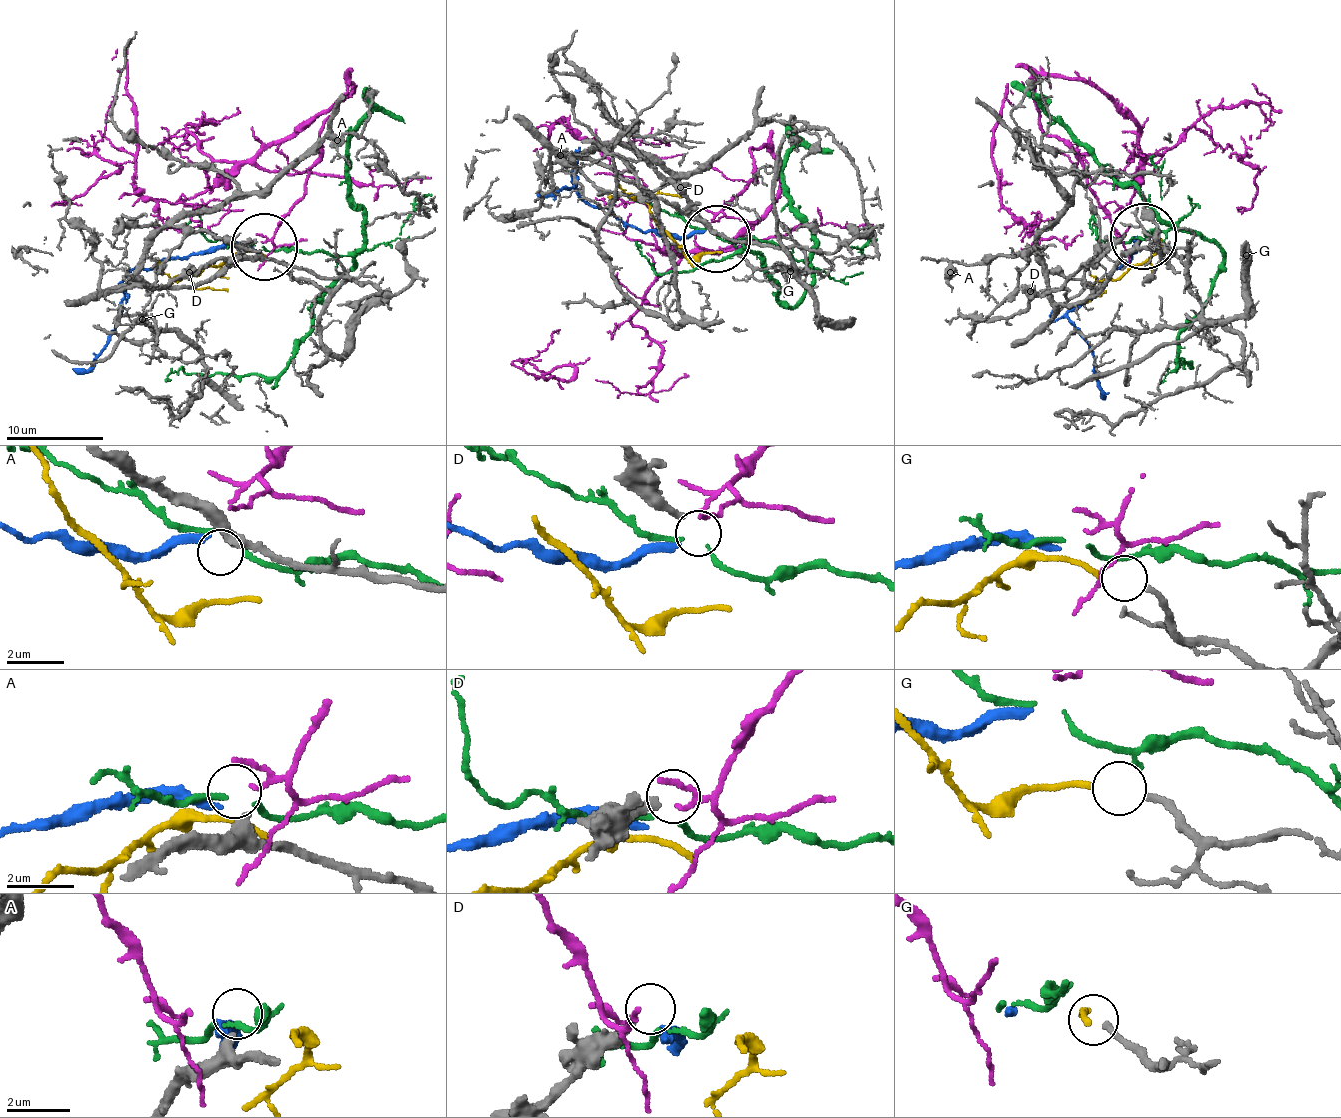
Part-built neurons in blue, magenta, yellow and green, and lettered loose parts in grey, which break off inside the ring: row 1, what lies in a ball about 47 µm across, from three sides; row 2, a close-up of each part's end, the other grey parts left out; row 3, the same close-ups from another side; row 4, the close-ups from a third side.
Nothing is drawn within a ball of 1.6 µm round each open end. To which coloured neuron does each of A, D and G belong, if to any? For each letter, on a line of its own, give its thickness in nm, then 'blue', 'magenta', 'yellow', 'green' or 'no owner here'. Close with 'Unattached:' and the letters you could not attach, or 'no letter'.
A: calibre 320 nm; no owner here
D: calibre 240 nm; no owner here
G: calibre 200 nm; yellow
Unattached: A, D

